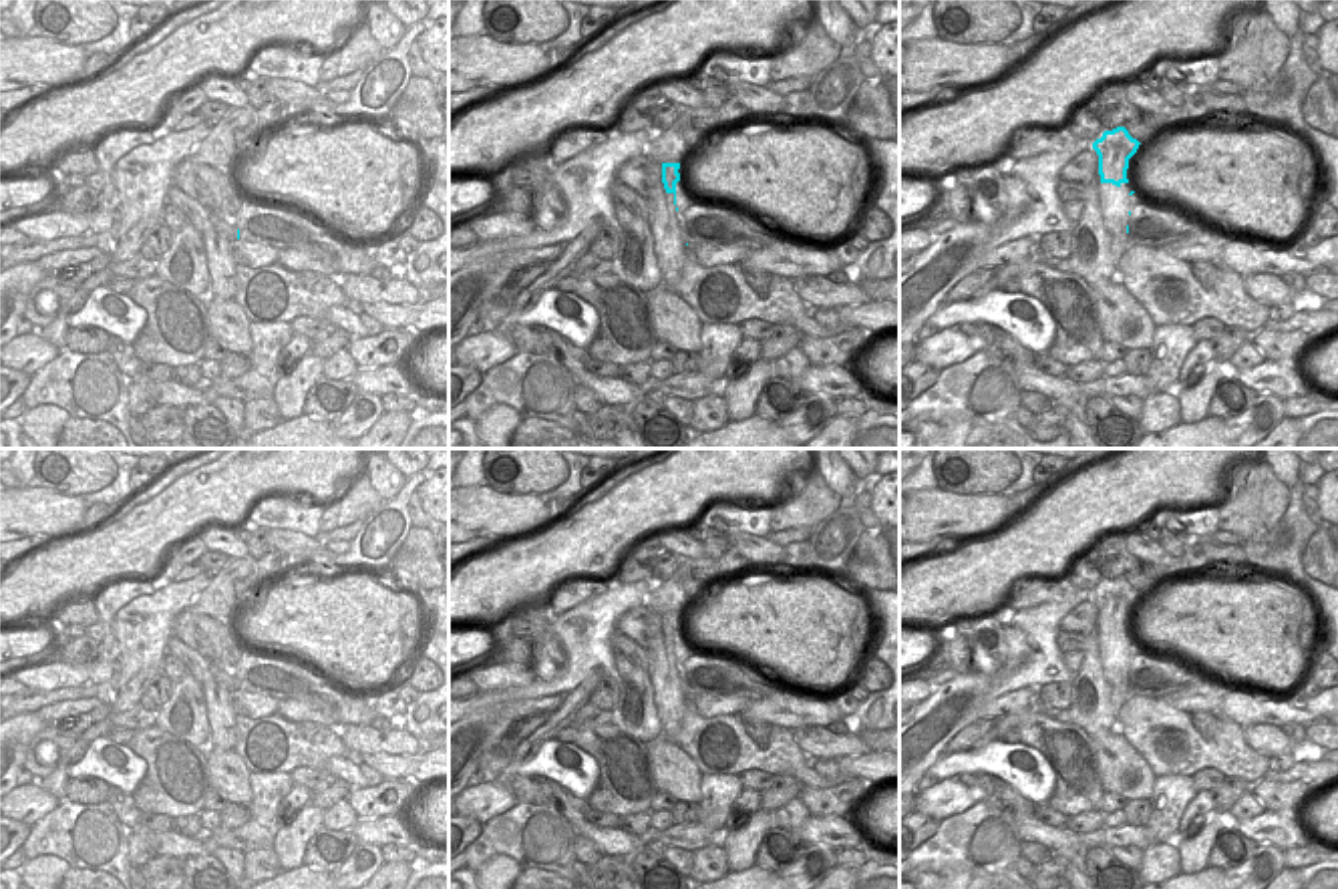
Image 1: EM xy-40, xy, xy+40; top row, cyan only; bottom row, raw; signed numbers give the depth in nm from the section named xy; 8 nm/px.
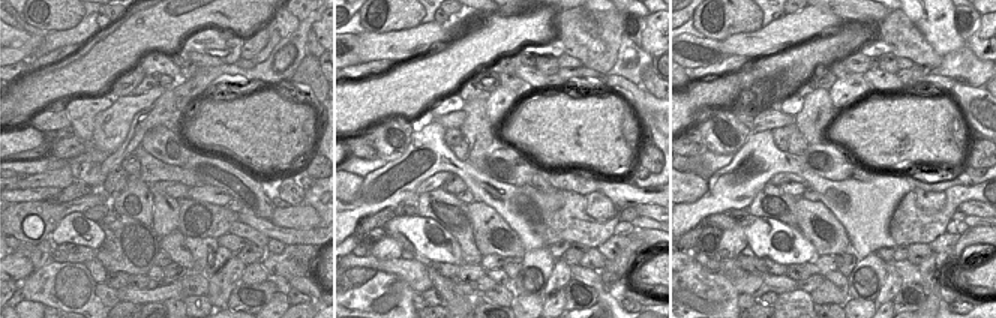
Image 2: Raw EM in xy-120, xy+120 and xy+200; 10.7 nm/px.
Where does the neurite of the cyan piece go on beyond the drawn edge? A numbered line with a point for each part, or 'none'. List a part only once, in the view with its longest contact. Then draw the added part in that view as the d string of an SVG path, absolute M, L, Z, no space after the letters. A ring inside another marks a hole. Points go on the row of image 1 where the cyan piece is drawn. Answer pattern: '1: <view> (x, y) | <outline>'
1: xy (664, 222) | M652 185L646 191L646 201L650 207L648 225L654 235L654 253L662 274L662 286L676 292L688 245L680 213L674 205L674 193L668 193L664 185Z

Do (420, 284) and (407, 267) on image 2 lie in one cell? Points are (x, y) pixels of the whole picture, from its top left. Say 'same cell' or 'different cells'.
same cell

